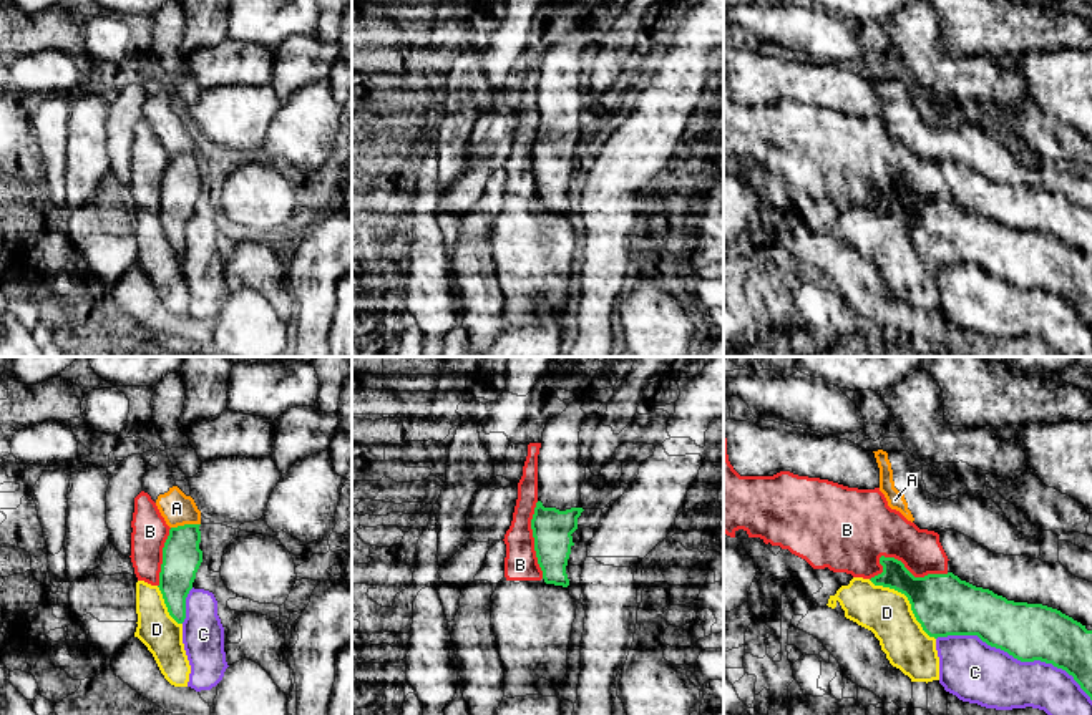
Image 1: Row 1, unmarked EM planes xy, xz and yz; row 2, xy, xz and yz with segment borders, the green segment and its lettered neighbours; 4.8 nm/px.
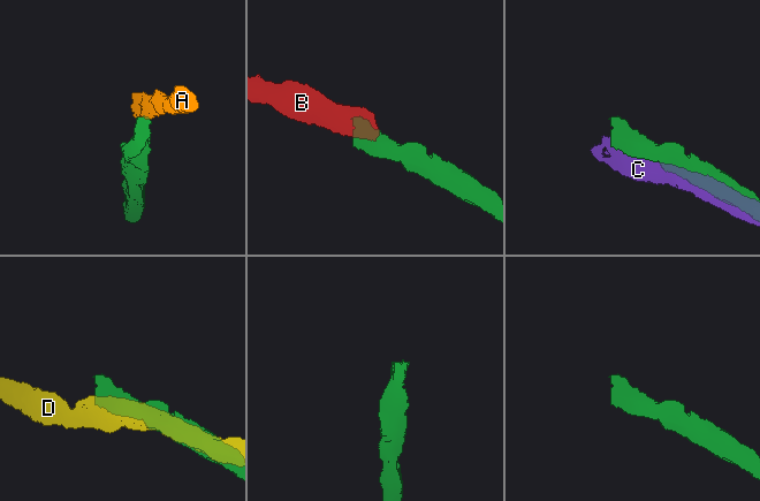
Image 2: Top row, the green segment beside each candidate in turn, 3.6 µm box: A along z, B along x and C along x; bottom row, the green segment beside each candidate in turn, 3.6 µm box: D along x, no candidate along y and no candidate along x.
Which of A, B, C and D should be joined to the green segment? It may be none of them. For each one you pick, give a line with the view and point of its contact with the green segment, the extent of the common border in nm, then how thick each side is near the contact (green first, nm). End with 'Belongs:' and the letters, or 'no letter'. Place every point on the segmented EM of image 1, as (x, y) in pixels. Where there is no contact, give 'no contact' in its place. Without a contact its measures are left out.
Belongs: no letter

